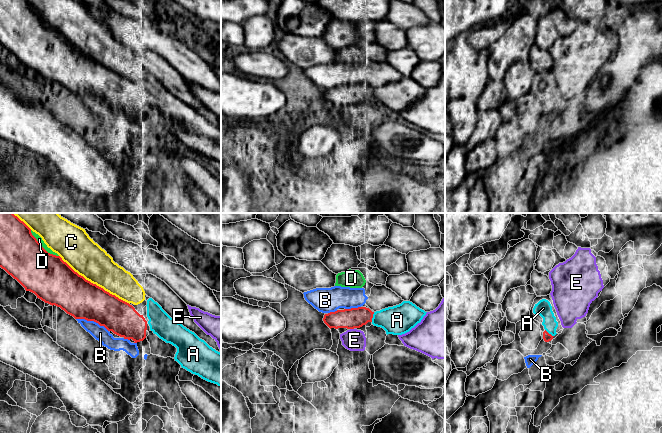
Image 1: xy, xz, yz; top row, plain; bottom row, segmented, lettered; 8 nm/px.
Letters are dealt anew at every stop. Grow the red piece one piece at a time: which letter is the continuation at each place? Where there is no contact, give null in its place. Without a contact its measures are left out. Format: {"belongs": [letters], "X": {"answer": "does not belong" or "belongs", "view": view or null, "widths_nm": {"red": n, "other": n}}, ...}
{"belongs": ["A"], "A": {"answer": "belongs", "view": "xz", "widths_nm": {"red": 160, "other": 240}}, "B": {"answer": "does not belong", "view": "xy", "widths_nm": {"red": 320, "other": 120}}, "C": {"answer": "does not belong", "view": "xy", "widths_nm": {"red": 320, "other": 280}}, "D": {"answer": "does not belong", "view": "xy", "widths_nm": {"red": 360, "other": 50}}, "E": {"answer": "does not belong", "view": "xz", "widths_nm": {"red": 160, "other": 180}}}

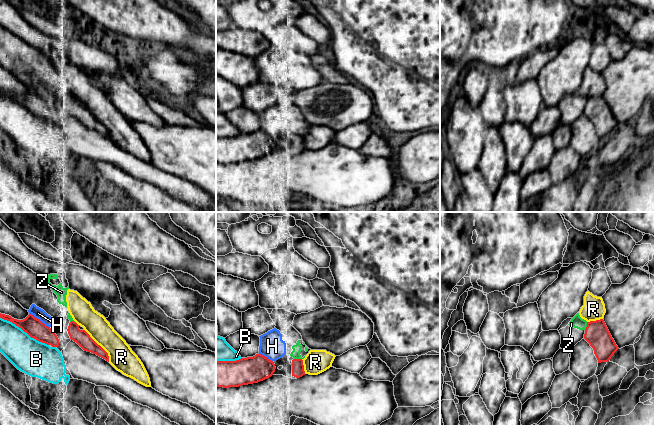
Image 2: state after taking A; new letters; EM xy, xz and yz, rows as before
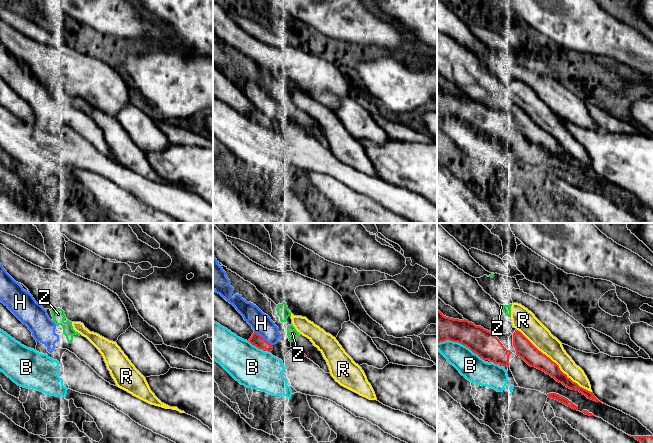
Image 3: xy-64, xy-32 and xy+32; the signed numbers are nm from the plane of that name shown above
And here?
{"belongs": [], "B": {"answer": "does not belong", "view": "xy", "widths_nm": {"red": 150, "other": 280}}, "H": {"answer": "does not belong", "view": "xy", "widths_nm": {"red": 150, "other": 90}}, "R": {"answer": "does not belong", "view": "xy", "widths_nm": {"red": 120, "other": 200}}, "Z": {"answer": "does not belong", "view": "xz", "widths_nm": {"red": 100, "other": 70}}}

